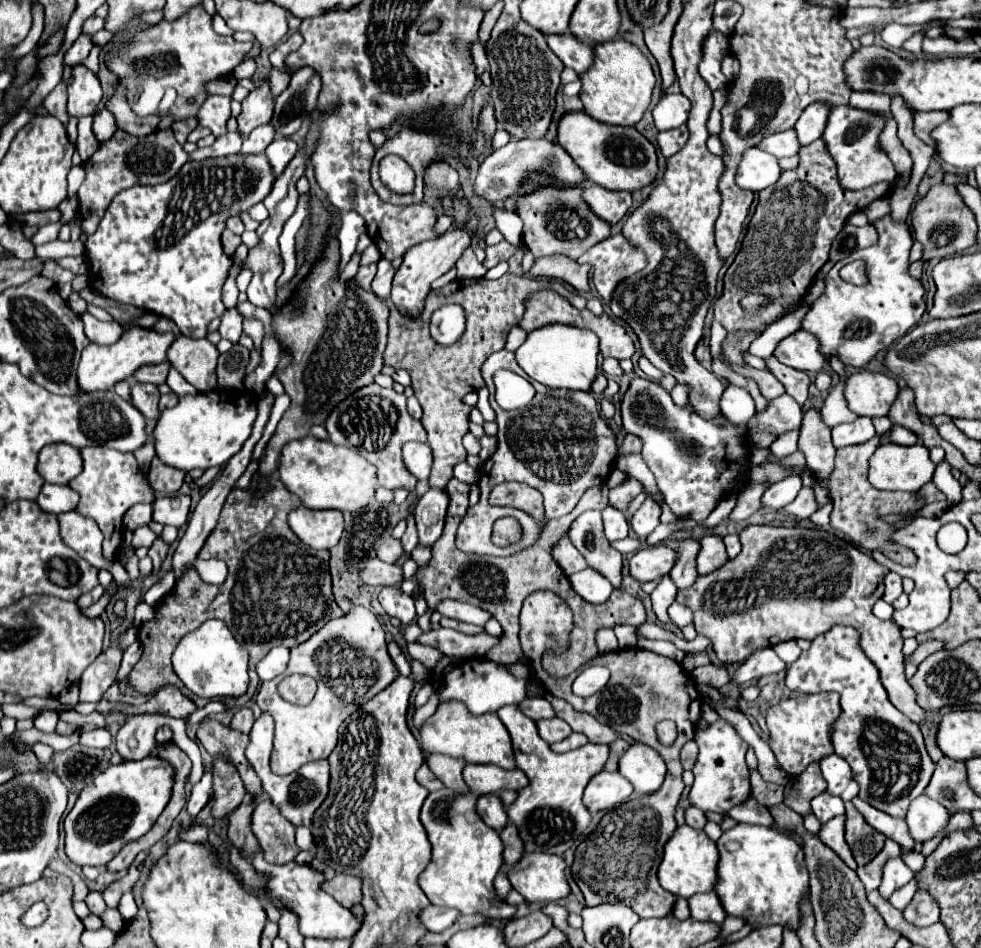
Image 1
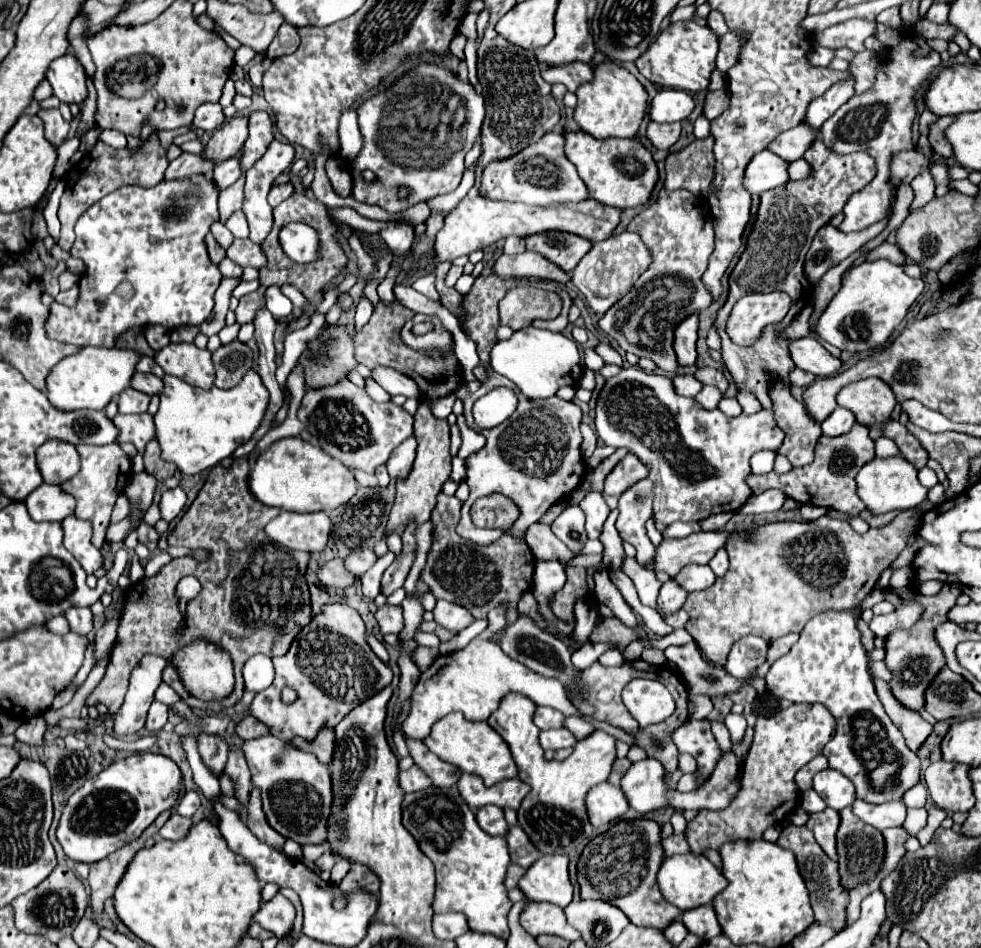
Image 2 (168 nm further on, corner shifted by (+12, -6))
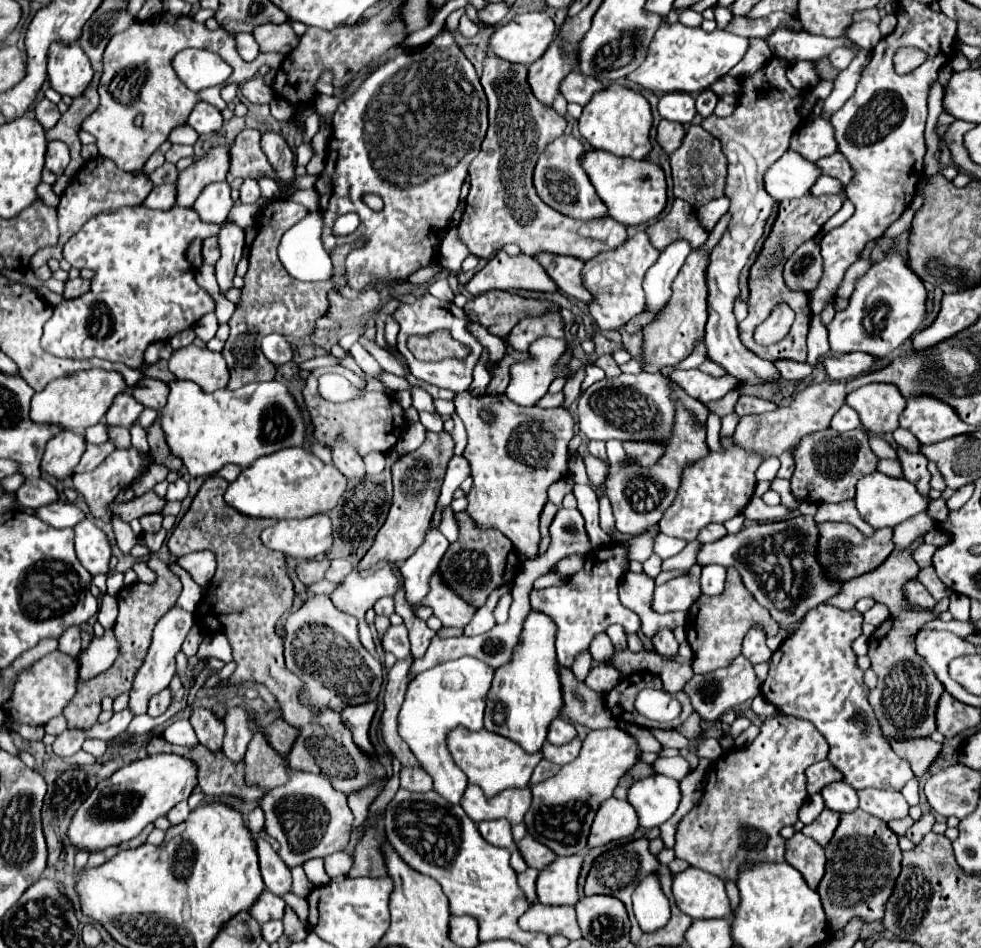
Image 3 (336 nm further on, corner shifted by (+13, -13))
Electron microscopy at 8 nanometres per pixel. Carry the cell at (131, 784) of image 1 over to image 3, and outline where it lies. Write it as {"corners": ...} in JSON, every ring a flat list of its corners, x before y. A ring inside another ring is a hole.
{"corners":[[153,754,123,766,113,776,101,780,73,814,69,824,71,844,75,850,95,854,109,846,129,842,139,836,147,824,155,822,159,816,167,816,175,804,189,798,197,784,195,774,193,764,175,754]]}

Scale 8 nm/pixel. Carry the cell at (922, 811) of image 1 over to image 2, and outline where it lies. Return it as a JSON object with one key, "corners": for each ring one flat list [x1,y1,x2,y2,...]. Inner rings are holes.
{"corners":[[916,783,912,789,906,791,906,795,902,797,902,801,906,803,906,807,924,807,928,799,928,791,924,787,924,783]]}

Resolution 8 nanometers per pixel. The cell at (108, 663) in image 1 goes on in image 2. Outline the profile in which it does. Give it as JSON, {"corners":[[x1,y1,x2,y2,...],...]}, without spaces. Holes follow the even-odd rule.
{"corners":[[118,617,110,619,104,623,104,627,100,631,96,631,96,659,102,659,102,655,114,645,116,641,116,631,118,631]]}

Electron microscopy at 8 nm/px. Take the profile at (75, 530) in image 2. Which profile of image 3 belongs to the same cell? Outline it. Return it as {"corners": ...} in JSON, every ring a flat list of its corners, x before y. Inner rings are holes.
{"corners":[[89,518,79,522,75,528,75,554,91,576,109,572,111,546,107,544,105,532]]}

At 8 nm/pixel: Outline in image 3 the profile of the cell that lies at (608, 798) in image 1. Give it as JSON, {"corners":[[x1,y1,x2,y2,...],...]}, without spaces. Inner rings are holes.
{"corners":[[611,796,597,810,589,834,589,846,593,848,607,844,615,838,631,836,635,830,637,830,637,814,633,806,627,800,617,800]]}

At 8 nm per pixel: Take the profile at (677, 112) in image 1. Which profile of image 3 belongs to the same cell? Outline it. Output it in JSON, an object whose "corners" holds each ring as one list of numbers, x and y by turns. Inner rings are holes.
{"corners":[[663,94,659,98,659,116,671,122,689,124,695,116,695,100,689,94]]}

